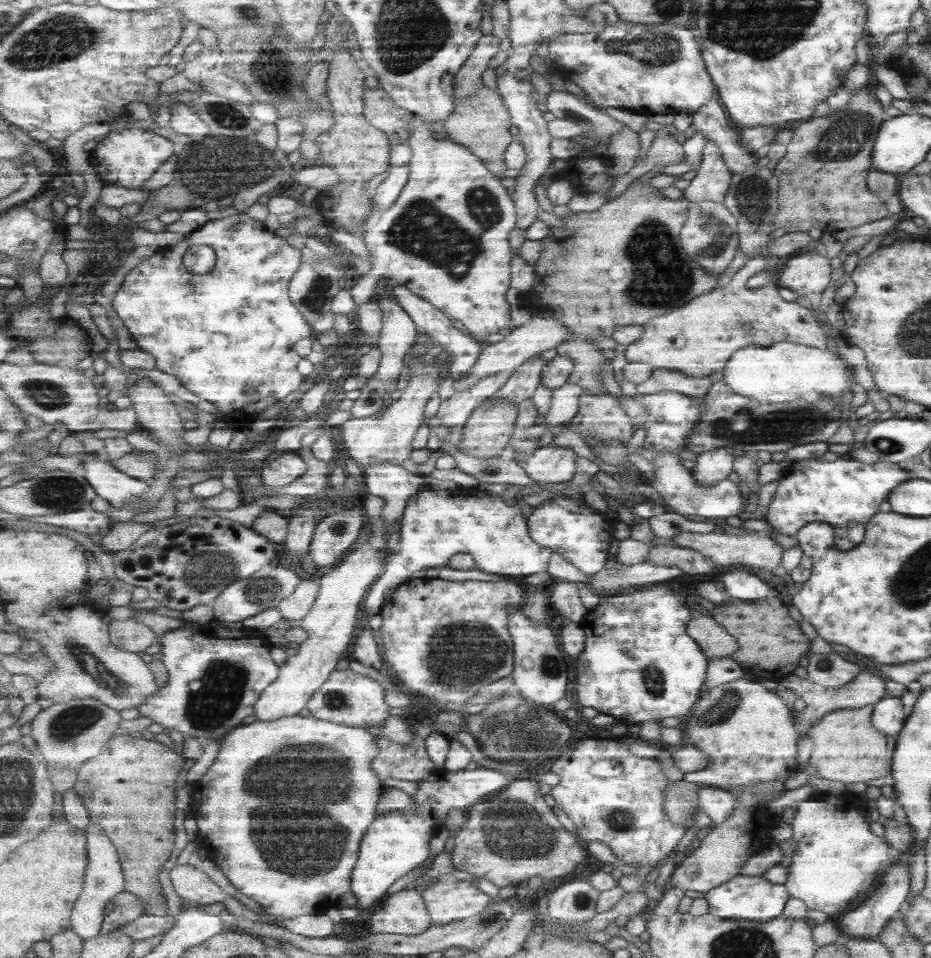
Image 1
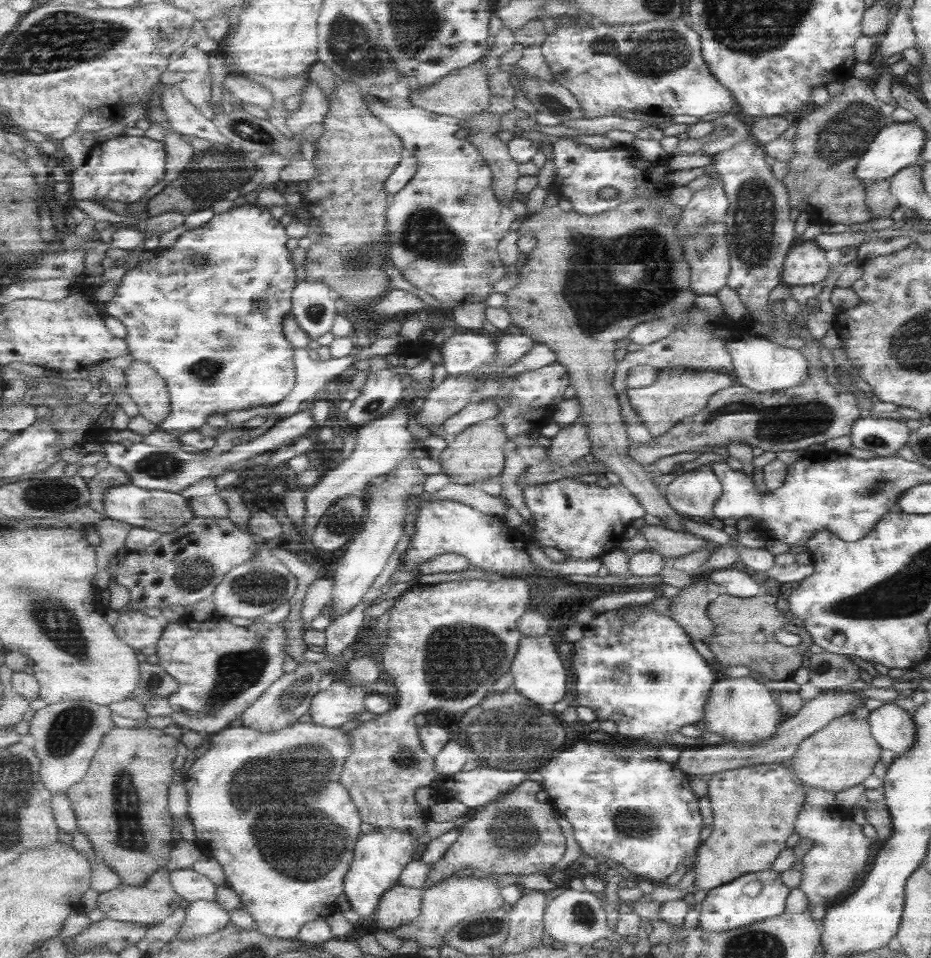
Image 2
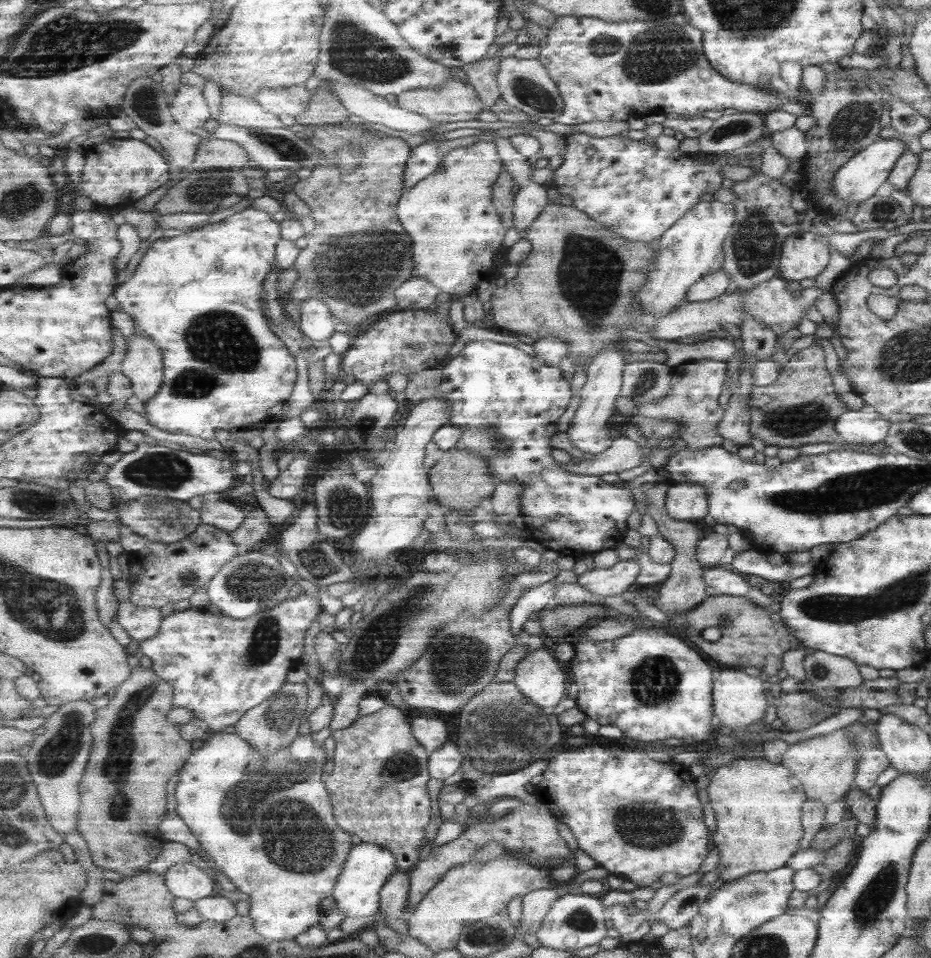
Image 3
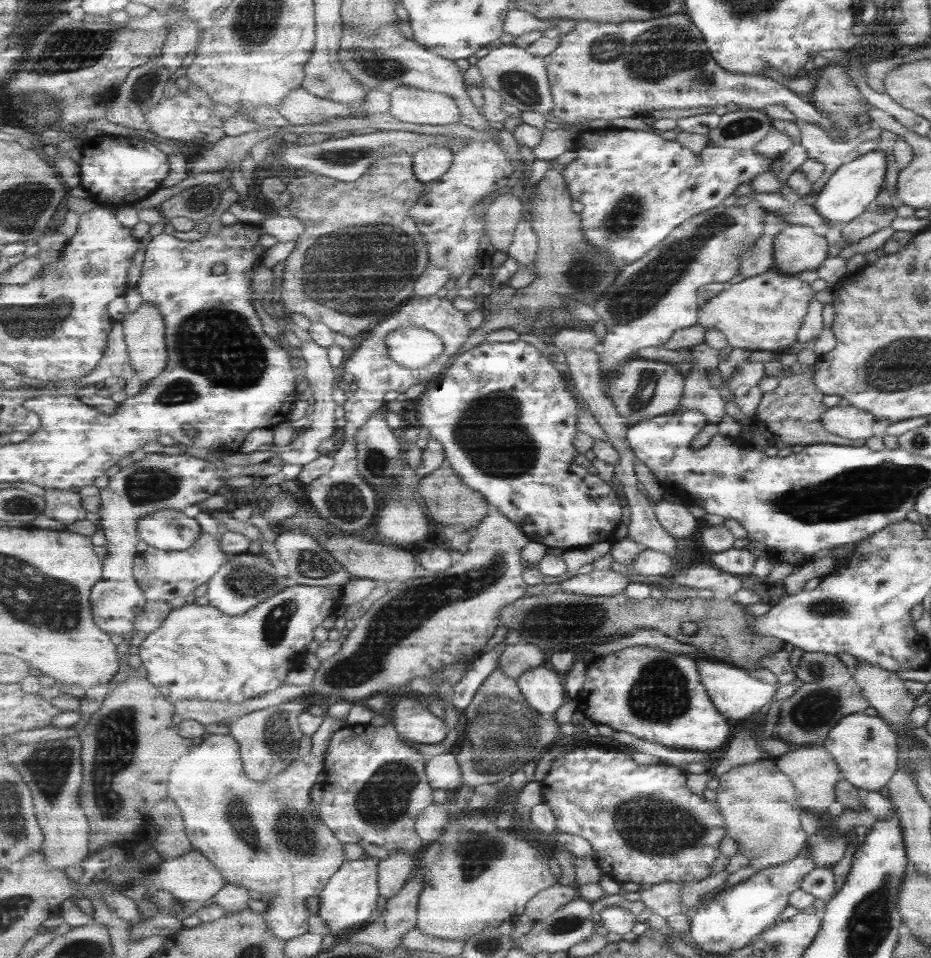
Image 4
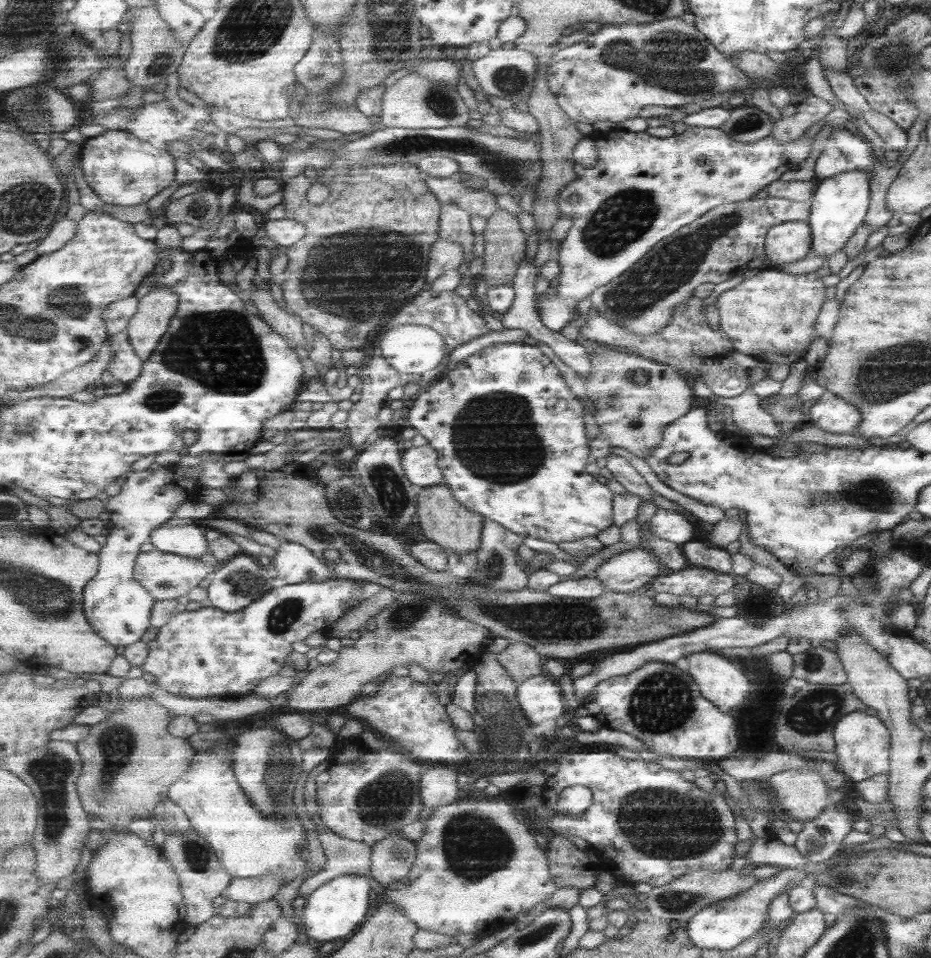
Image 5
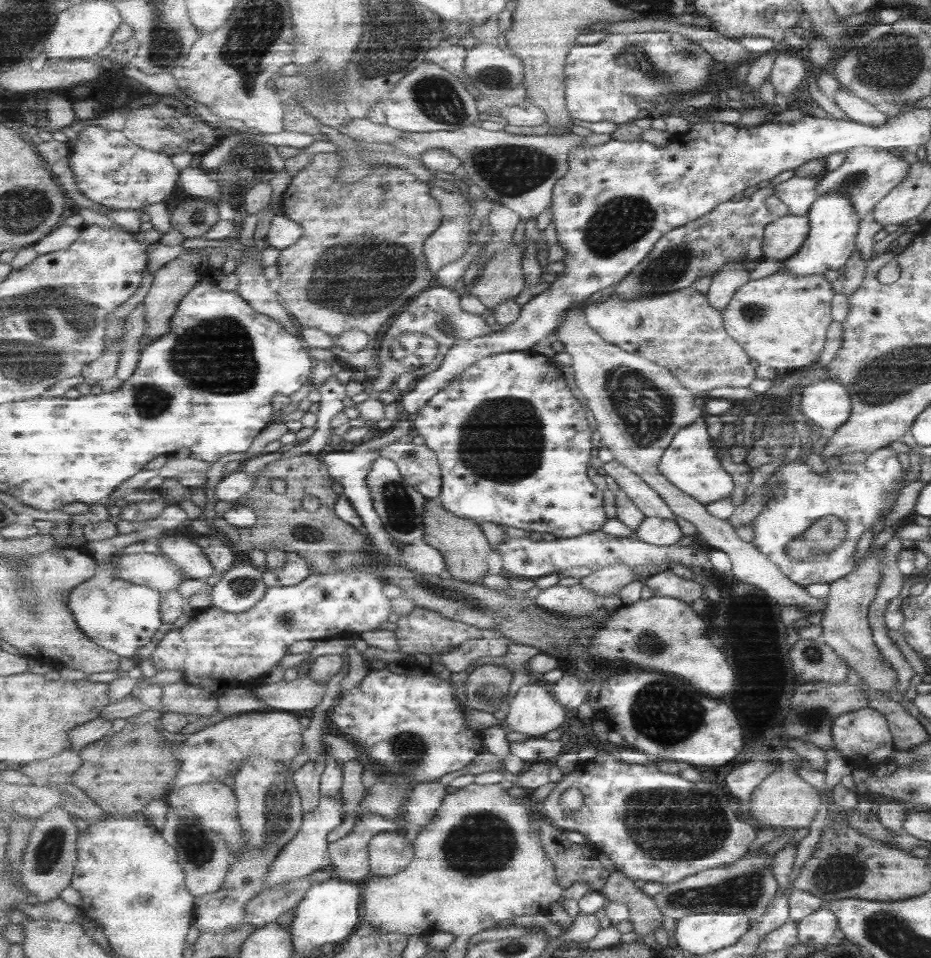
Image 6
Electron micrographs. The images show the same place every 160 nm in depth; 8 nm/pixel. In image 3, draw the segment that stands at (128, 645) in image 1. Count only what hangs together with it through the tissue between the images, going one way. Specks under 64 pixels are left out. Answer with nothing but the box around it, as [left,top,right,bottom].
[115,579,163,643]

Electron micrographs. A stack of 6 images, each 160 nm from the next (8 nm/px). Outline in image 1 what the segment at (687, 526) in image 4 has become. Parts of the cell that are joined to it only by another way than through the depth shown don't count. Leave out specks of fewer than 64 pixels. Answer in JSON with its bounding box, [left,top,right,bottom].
[694,447,735,487]

